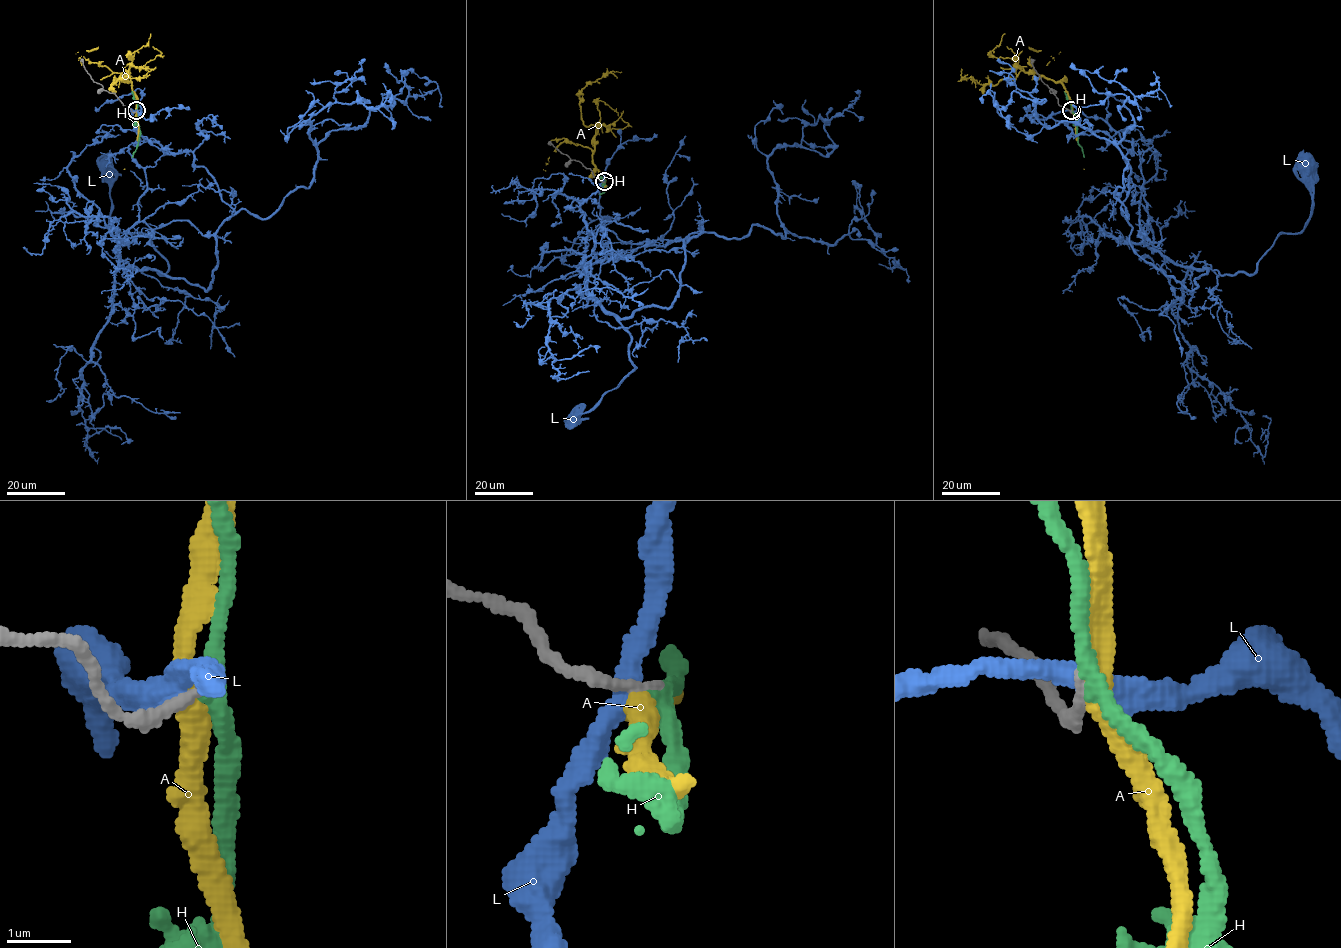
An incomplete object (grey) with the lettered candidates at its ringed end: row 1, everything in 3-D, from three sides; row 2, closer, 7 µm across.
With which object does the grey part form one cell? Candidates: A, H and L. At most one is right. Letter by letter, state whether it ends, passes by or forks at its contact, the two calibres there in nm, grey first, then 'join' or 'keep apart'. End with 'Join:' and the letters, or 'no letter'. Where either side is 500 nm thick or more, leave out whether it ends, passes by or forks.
A: it passes by; calibres 180 and 340 nm; keep apart
H: it passes by; calibres 160 and 240 nm; join
L: it passes by; calibres 180 and 300 nm; keep apart
Join: H

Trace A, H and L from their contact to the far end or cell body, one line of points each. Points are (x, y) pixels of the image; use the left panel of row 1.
A: (136, 111), (132, 83), (125, 79), (129, 65), (113, 78), (112, 85), (125, 76), (141, 78), (154, 68)
H: (136, 111), (139, 141), (132, 157)
L: (136, 111), (157, 142), (129, 146), (147, 190), (119, 264), (163, 275), (151, 241), (110, 222), (106, 167)

